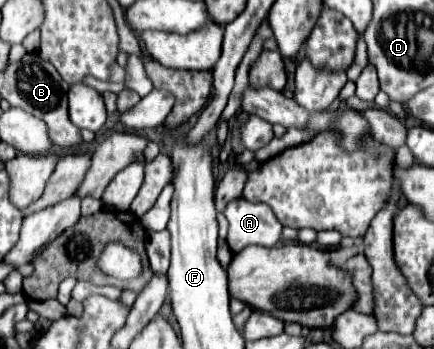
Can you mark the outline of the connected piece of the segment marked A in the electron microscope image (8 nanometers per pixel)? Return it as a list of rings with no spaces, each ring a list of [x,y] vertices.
[[[239,197],[225,207],[225,217],[229,221],[227,243],[233,253],[239,253],[247,245],[275,247],[281,241],[283,227],[263,203],[251,203]]]

